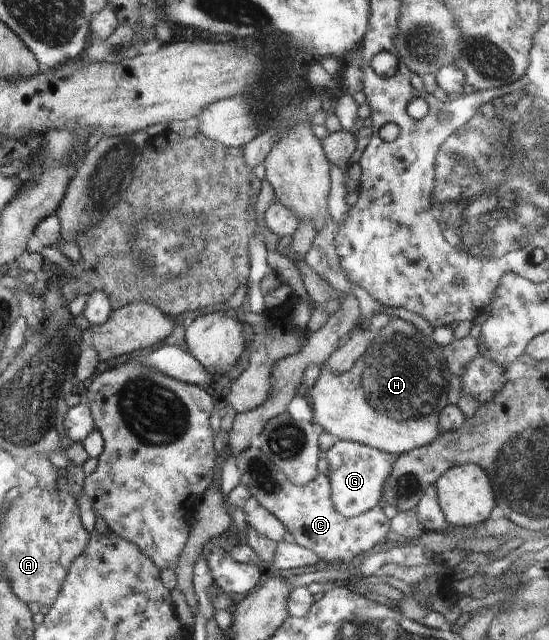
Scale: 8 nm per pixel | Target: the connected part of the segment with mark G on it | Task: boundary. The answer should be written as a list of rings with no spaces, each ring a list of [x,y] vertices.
[[[338,440],[328,451],[326,476],[330,479],[331,499],[334,508],[346,518],[362,515],[380,501],[384,487],[395,465],[397,454],[390,454],[372,447],[349,440]]]

